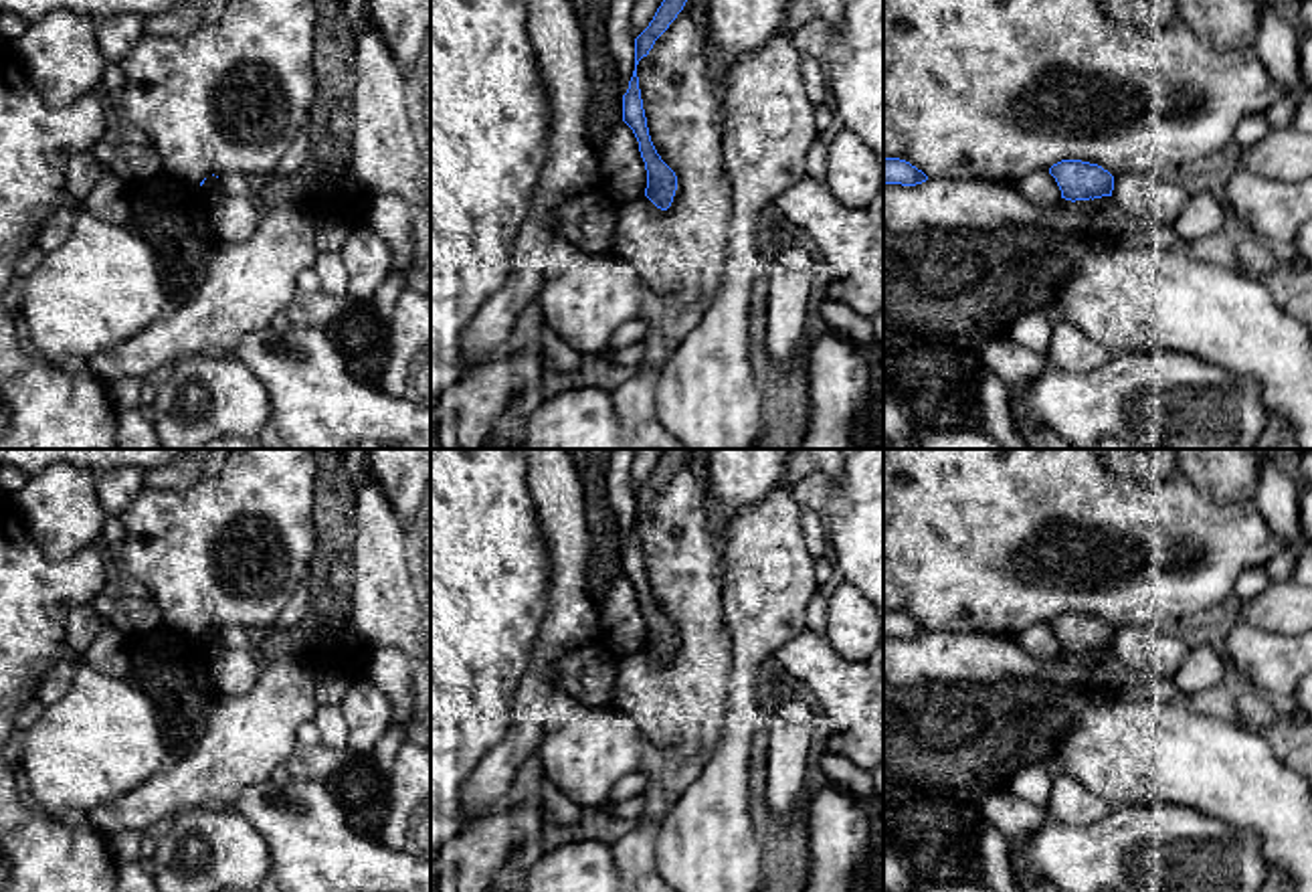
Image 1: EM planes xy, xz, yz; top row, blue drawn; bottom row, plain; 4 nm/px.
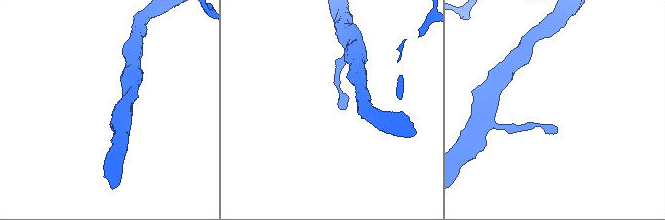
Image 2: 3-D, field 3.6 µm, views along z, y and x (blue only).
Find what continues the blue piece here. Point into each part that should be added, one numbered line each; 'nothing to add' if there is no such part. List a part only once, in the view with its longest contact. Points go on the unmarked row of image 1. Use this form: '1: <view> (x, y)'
nothing to add

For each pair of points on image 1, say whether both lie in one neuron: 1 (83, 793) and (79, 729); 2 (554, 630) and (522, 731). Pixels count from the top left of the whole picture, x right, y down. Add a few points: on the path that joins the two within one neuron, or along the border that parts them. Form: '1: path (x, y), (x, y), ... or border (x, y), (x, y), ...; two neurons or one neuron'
1: path (83, 777), (83, 745); one neuron
2: path (544, 654), (530, 706); one neuron

